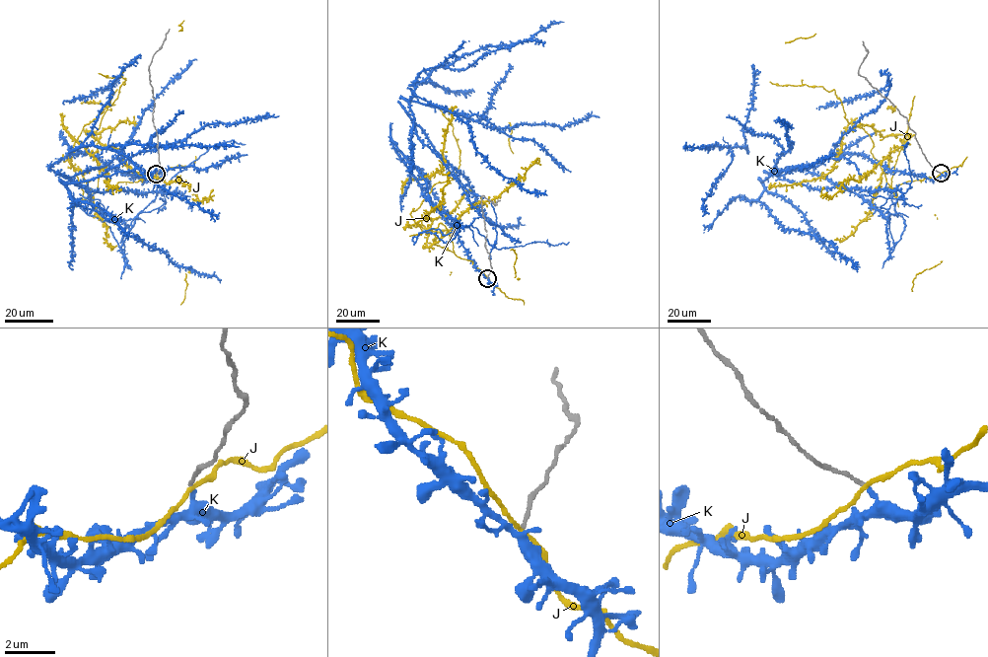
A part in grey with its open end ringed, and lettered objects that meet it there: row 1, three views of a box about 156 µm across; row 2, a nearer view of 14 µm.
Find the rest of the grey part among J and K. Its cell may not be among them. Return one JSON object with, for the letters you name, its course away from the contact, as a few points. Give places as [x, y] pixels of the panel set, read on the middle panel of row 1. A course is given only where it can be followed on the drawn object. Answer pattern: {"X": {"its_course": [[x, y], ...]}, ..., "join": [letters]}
{"join": []}

